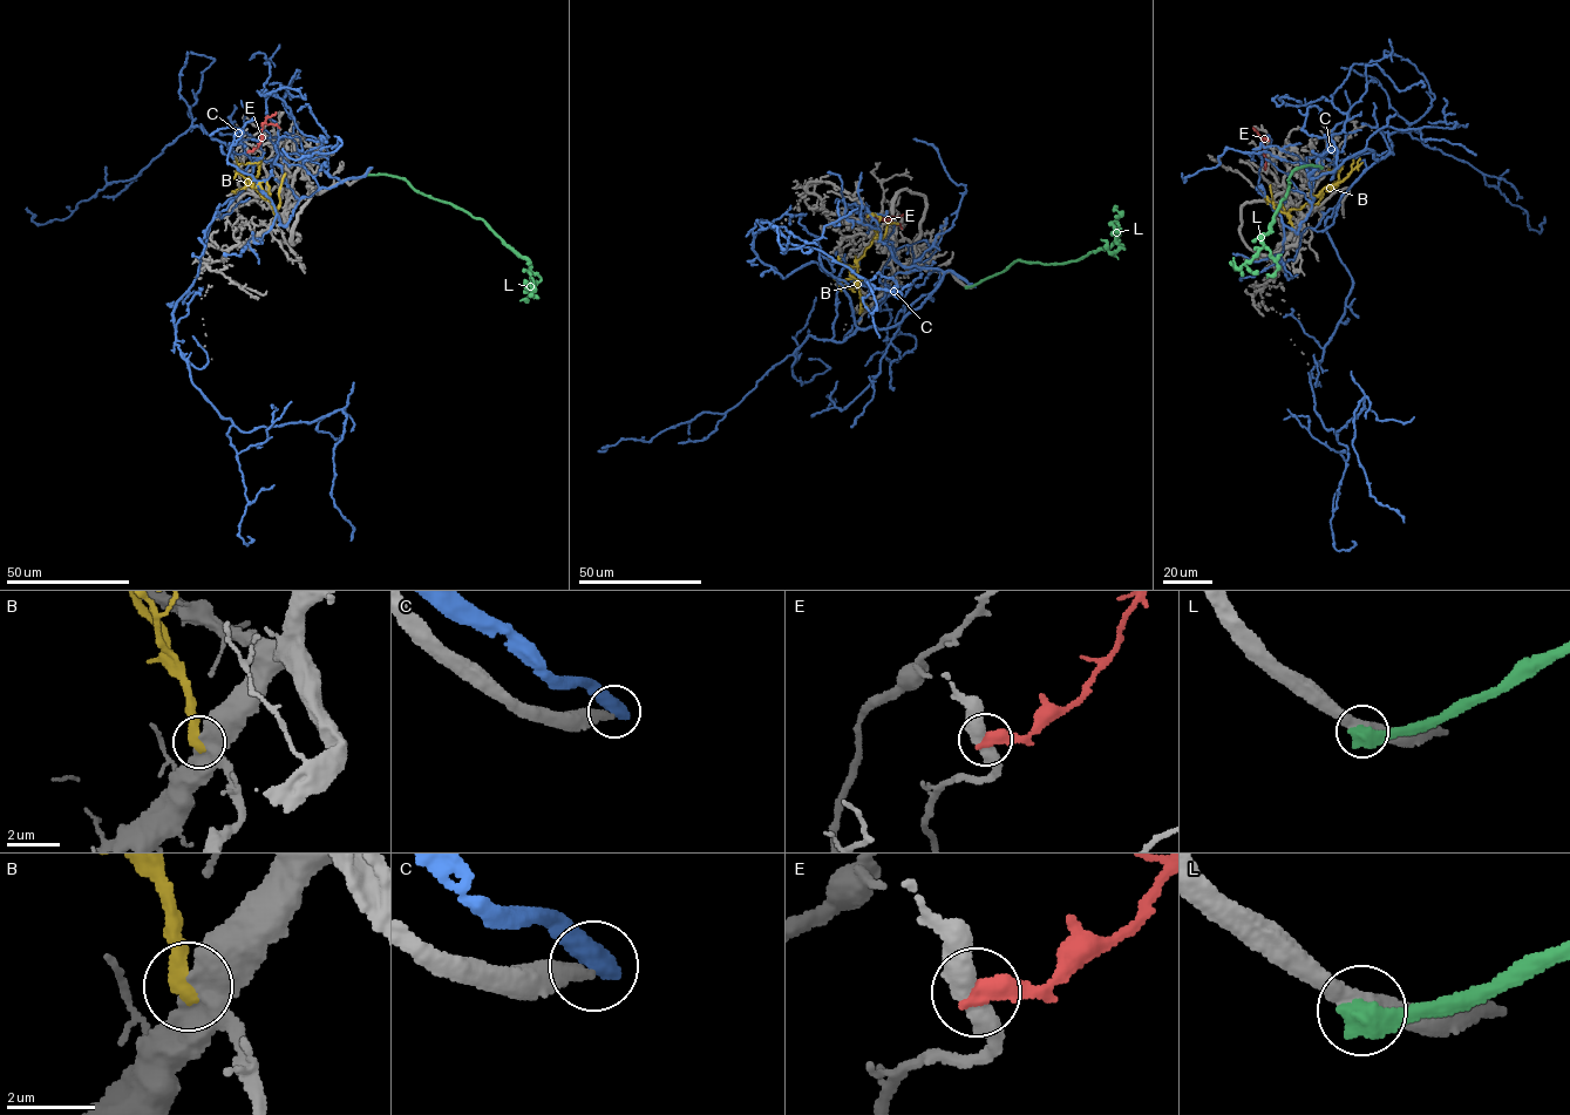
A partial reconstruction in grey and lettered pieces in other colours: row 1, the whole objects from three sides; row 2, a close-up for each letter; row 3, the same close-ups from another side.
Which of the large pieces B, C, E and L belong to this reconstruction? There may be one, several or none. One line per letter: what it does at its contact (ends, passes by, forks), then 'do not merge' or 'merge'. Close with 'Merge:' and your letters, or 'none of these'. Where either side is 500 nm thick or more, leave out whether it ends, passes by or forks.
B: it ends there; do not merge
C: do not merge
E: it ends there; do not merge
L: do not merge
Merge: none of these

